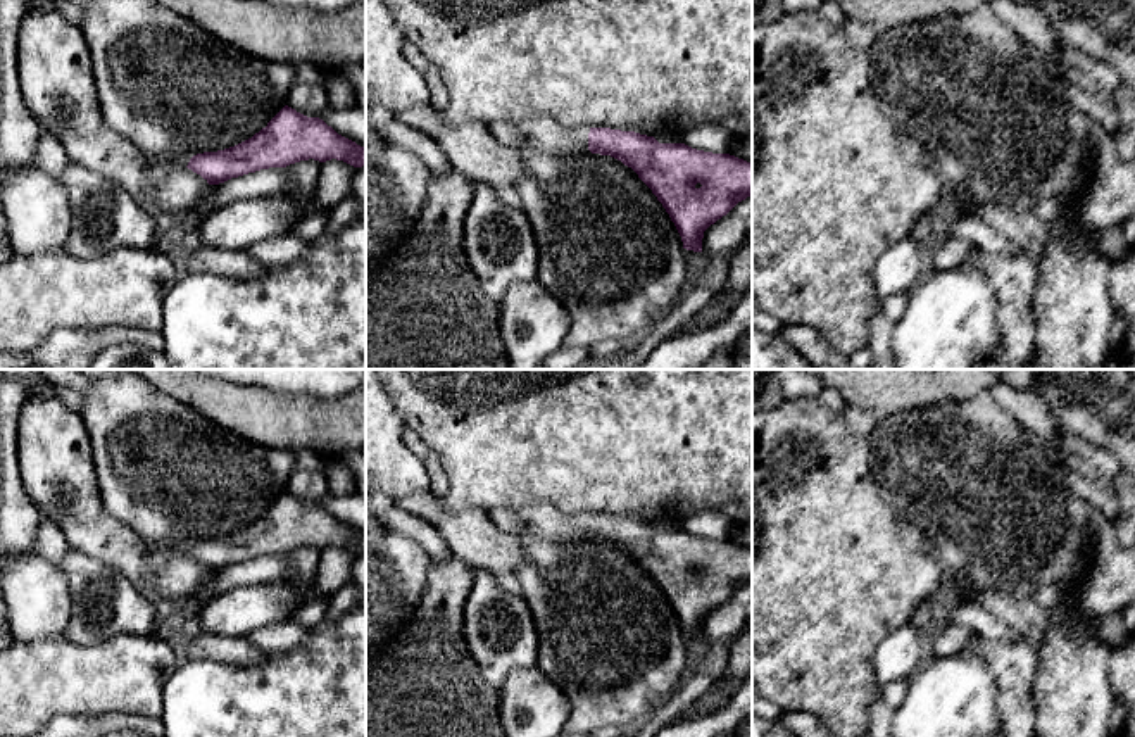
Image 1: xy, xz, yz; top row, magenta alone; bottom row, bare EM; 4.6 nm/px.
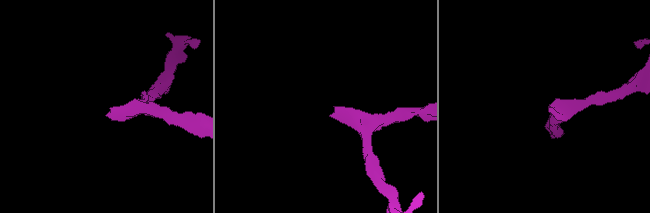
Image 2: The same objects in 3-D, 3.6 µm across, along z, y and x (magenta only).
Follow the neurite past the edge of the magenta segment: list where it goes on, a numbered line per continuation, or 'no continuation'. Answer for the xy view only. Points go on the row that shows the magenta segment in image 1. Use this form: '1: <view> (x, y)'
1: xy (171, 159)

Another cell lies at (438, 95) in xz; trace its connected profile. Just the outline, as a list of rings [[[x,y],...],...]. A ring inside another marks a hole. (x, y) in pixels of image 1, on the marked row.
[[[405,43],[402,48],[404,57],[421,72],[430,88],[430,104],[435,110],[445,112],[448,105],[448,90],[442,79],[436,66],[433,66],[423,52],[412,45]]]

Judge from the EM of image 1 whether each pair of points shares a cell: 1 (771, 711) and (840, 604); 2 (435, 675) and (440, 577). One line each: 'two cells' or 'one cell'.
1: two cells
2: one cell

